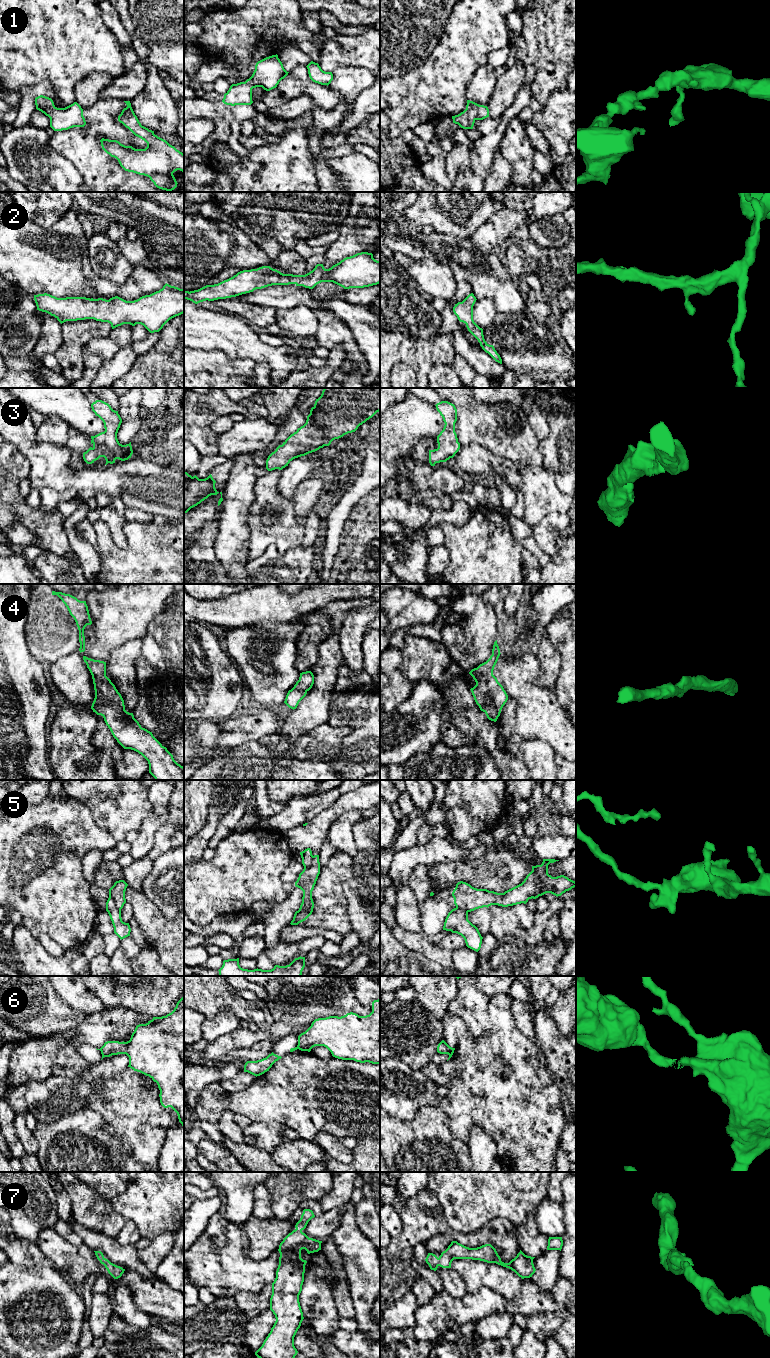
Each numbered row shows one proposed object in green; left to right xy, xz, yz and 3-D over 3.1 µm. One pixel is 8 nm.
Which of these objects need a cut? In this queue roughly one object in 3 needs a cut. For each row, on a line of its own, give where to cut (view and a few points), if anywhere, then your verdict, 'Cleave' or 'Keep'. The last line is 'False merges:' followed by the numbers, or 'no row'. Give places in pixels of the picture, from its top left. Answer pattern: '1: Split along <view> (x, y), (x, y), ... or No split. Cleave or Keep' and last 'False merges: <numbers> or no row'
1: No split. Keep
2: No split. Keep
3: No split. Keep
4: No split. Keep
5: Split along xz (313, 856), (312, 863), (304, 868). Cleave
6: Split along xy (101, 1052), (104, 1056). Cleave
7: No split. Keep
False merges: 5, 6

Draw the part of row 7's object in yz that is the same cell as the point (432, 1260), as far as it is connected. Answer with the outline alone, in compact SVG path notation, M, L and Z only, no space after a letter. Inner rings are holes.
M452 1241L448 1248L437 1257L433 1253L428 1253L425 1261L431 1270L436 1271L440 1266L442 1268L451 1268L454 1259L472 1259L487 1263L496 1263L514 1271L522 1279L530 1278L536 1269L533 1264L535 1257L525 1255L521 1250L517 1256L509 1263L501 1261L496 1249L491 1244L485 1244L477 1248L466 1247L457 1241Z

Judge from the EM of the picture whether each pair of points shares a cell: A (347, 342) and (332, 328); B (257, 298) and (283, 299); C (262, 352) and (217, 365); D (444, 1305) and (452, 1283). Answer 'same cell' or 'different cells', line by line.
A: same cell
B: same cell
C: different cells
D: different cells

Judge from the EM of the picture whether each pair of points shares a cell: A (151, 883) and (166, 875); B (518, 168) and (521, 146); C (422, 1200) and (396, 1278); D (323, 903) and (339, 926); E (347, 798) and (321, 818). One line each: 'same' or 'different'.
A: same
B: same
C: same
D: same
E: same

